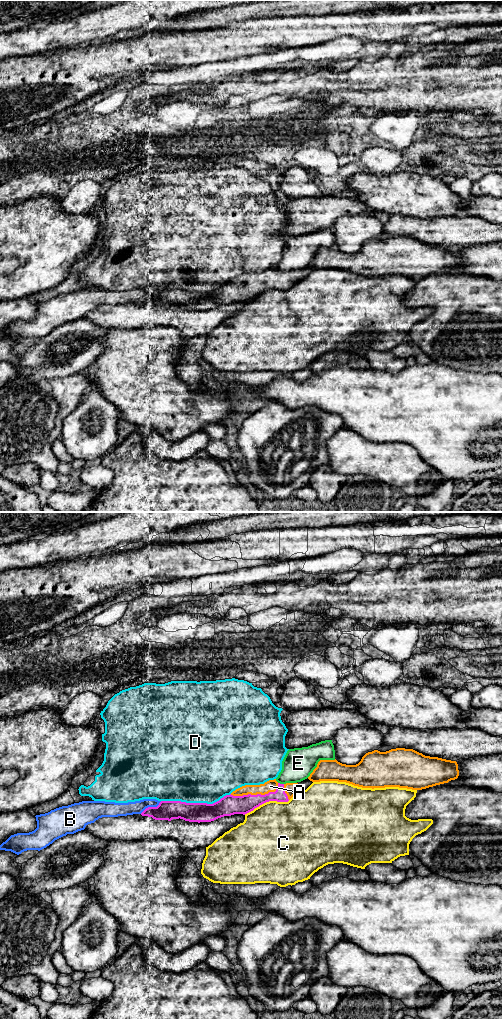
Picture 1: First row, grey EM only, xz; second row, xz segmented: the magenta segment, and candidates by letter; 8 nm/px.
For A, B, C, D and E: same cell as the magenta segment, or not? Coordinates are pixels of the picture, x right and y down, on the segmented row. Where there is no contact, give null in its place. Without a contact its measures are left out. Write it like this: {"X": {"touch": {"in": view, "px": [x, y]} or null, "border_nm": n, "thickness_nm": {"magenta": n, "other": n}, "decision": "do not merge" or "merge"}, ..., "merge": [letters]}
{"A": {"touch": {"in": "xz", "px": [257, 794]}, "border_nm": 400, "thickness_nm": {"magenta": 160, "other": 100}, "decision": "merge"}, "B": {"touch": {"in": "xz", "px": [150, 807]}, "border_nm": 200, "thickness_nm": {"magenta": 160, "other": 110}, "decision": "do not merge"}, "C": {"touch": {"in": "xz", "px": [266, 801]}, "border_nm": 380, "thickness_nm": {"magenta": 150, "other": 480}, "decision": "do not merge"}, "D": {"touch": {"in": "xz", "px": [195, 803]}, "border_nm": 550, "thickness_nm": {"magenta": 160, "other": 500}, "decision": "do not merge"}, "E": {"touch": {"in": "xz", "px": [281, 784]}, "border_nm": 50, "thickness_nm": {"magenta": 100, "other": 260}, "decision": "do not merge"}, "merge": ["A"]}

